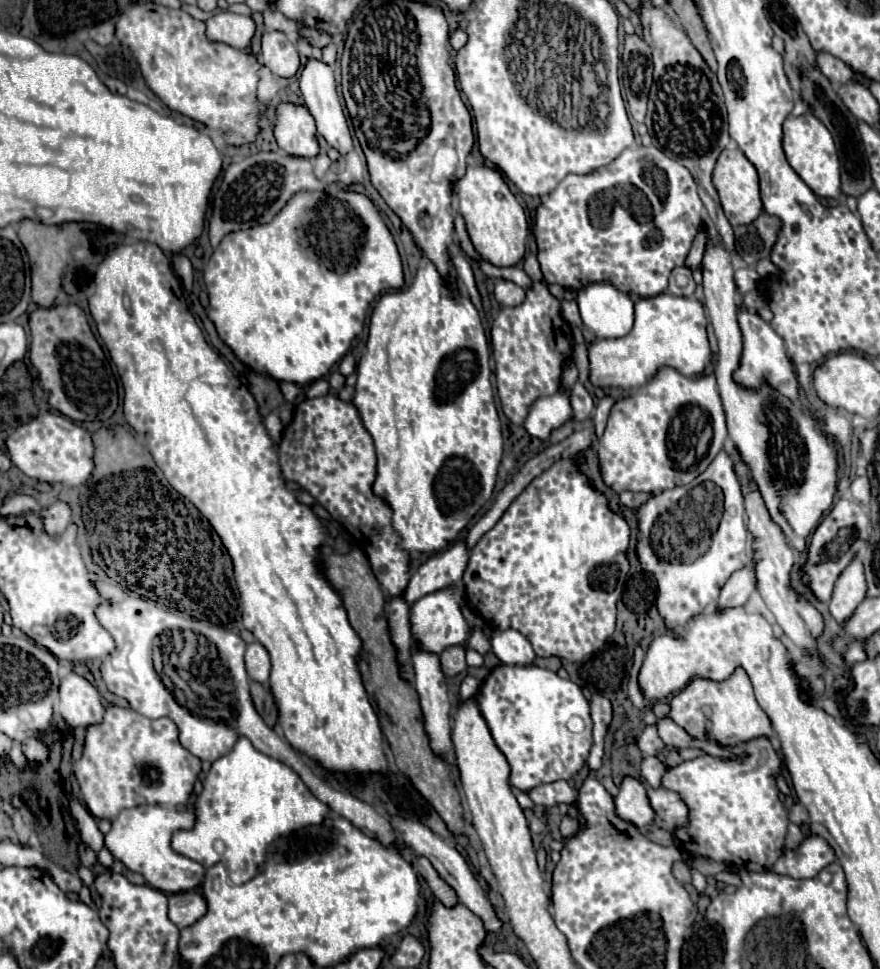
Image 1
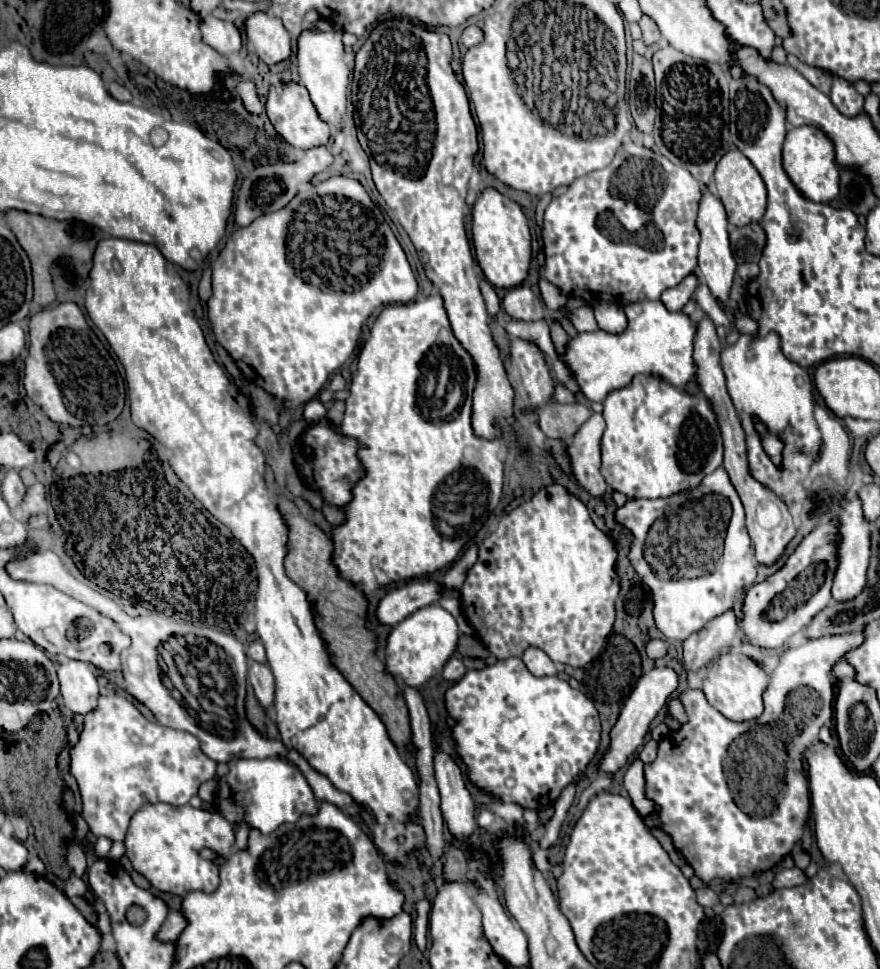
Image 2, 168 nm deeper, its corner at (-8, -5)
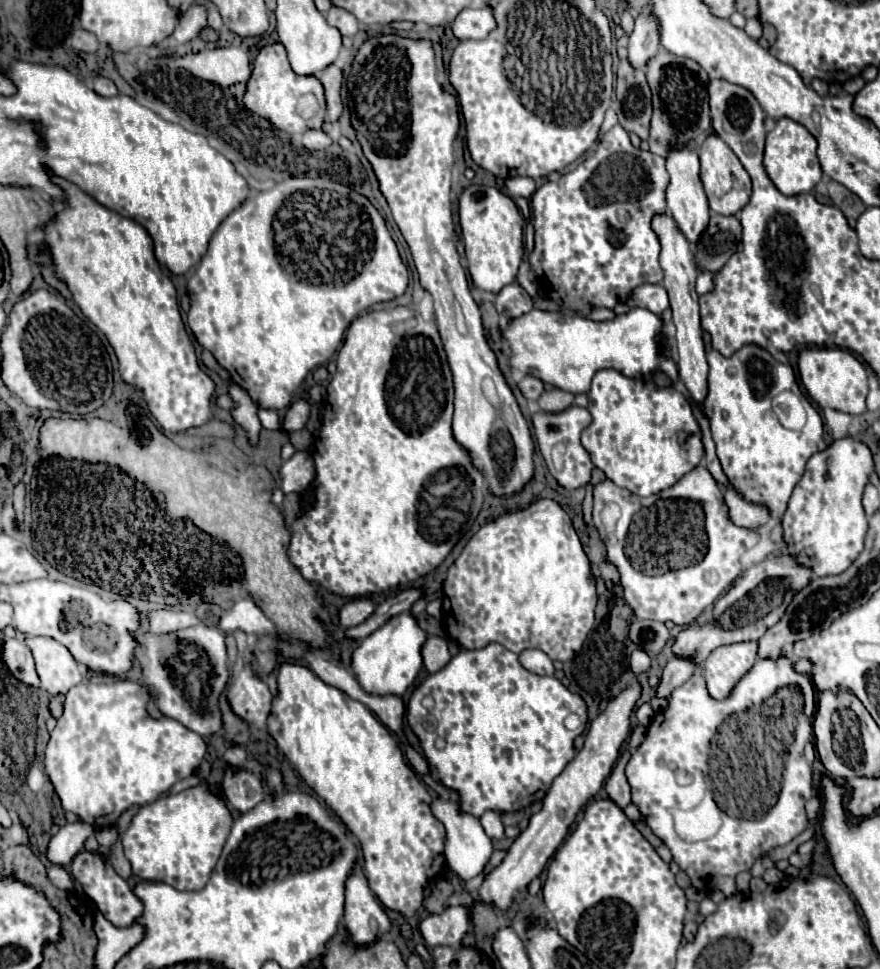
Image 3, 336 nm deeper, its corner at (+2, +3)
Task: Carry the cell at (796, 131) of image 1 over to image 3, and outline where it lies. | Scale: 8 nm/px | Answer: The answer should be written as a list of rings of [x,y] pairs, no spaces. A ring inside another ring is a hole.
[[[779,118],[779,122],[775,122],[775,128],[767,134],[763,164],[765,164],[767,176],[771,178],[771,182],[781,194],[795,196],[801,192],[811,192],[817,186],[823,172],[821,172],[815,148],[817,148],[817,142],[805,126],[797,124],[791,118]]]

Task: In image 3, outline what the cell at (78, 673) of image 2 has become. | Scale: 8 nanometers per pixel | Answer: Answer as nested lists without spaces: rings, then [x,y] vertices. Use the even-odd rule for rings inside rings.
[[[25,636],[25,644],[33,652],[41,686],[51,696],[65,694],[83,680],[79,664],[61,642],[47,636]]]

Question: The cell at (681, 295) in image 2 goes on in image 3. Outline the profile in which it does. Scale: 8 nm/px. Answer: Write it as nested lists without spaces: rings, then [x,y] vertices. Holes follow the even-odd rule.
[[[647,284],[647,286],[637,286],[631,292],[627,304],[631,308],[643,306],[653,314],[661,314],[665,308],[669,308],[669,298],[667,298],[667,290],[661,284]]]

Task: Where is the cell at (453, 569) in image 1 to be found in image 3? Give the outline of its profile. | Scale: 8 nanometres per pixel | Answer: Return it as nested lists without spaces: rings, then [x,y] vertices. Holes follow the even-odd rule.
[[[367,598],[351,600],[351,602],[347,602],[345,606],[341,606],[341,610],[339,610],[339,622],[341,622],[343,626],[357,626],[357,624],[361,624],[363,620],[367,620],[373,610],[375,610],[375,606],[373,606],[373,602],[367,600]]]

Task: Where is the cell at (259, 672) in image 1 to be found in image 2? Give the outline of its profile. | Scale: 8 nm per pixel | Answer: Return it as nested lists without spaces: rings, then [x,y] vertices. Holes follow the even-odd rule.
[[[251,662],[251,666],[249,666],[249,682],[251,682],[251,686],[255,690],[255,696],[261,702],[261,706],[267,712],[271,712],[273,692],[275,692],[275,678],[273,678],[269,666],[261,664],[261,662]]]

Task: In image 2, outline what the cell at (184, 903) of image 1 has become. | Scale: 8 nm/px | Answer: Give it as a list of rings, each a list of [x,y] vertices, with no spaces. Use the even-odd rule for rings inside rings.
[[[171,910],[169,916],[167,916],[167,920],[161,926],[159,940],[163,940],[163,942],[175,942],[179,938],[179,934],[185,930],[187,924],[189,922],[187,922],[187,918],[185,918],[185,914],[181,910]]]

